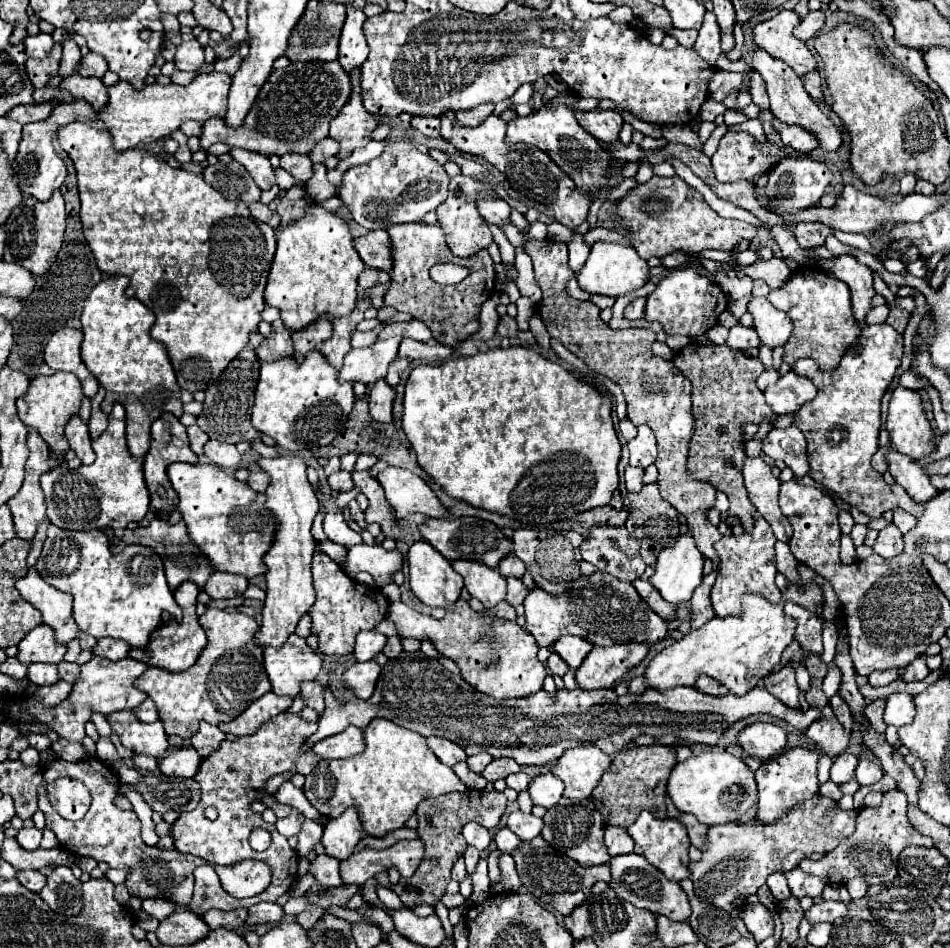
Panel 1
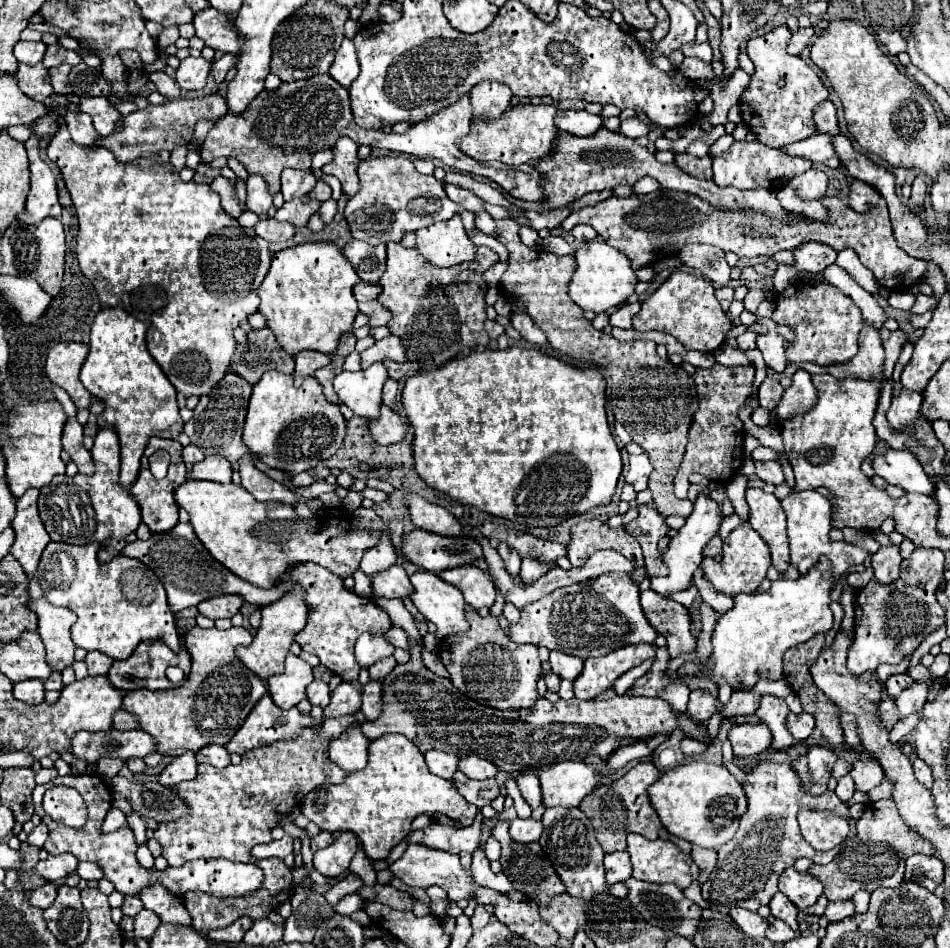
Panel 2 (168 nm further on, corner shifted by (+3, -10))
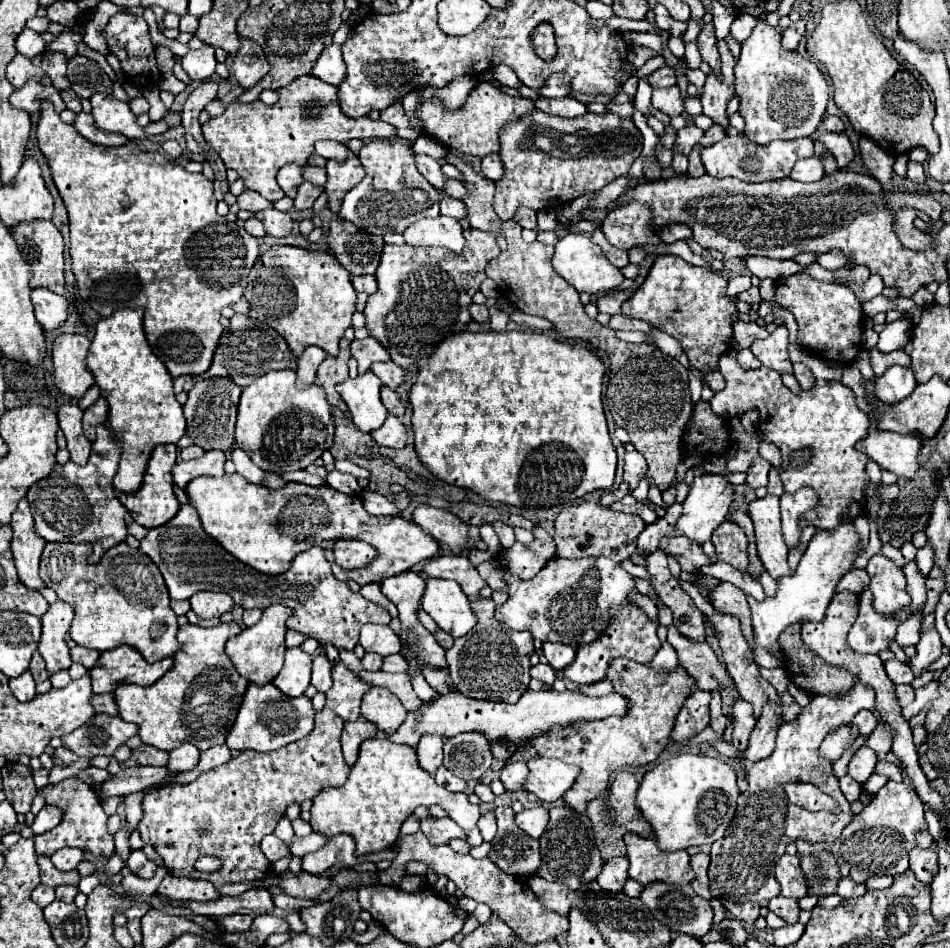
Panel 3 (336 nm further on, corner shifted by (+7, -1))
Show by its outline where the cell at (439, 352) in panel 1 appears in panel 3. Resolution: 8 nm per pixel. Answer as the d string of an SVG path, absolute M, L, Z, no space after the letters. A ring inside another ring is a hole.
M392 360L372 364L372 372L374 372L374 374L382 380L382 384L388 386L390 390L396 390L396 388L406 380L406 372L404 372L404 368L396 366Z

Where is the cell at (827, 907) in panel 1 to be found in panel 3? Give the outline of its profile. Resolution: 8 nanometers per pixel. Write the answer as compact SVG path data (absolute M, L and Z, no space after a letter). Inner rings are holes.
M842 878L842 882L838 884L838 894L840 894L844 900L848 900L848 898L858 898L858 896L862 896L866 890L868 890L866 884L856 884L856 882L850 880L850 878Z

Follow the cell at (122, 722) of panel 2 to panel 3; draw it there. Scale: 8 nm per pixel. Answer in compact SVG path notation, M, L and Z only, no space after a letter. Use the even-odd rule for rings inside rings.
M94 694L92 696L92 706L96 708L98 714L118 716L118 708L114 704L114 696L112 694Z

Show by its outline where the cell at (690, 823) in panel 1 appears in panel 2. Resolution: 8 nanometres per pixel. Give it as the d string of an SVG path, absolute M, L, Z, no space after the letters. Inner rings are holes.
M692 845L692 859L694 863L700 867L700 877L698 881L704 883L708 879L708 875L712 873L714 865L716 865L716 851L714 849L704 849L700 845Z

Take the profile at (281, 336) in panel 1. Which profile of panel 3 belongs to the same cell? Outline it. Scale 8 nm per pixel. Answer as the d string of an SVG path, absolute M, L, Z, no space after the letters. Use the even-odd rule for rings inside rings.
M234 314L230 318L230 328L224 330L224 334L220 336L212 366L208 368L208 372L194 376L194 382L212 378L212 376L224 376L224 378L230 378L240 388L246 388L258 376L270 370L286 370L286 368L296 368L296 358L290 352L286 340L274 328L268 328L268 324L258 322L244 314Z

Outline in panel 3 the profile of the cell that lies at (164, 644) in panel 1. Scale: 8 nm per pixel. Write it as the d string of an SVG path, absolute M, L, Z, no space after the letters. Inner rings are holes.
M118 646L100 654L100 660L90 670L92 678L92 692L104 694L114 692L120 684L138 684L138 686L152 686L158 678L162 678L172 668L172 656L148 664L142 654L128 646Z

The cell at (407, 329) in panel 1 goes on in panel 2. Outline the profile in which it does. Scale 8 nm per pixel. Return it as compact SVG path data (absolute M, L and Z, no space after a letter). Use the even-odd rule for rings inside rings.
M388 335L386 339L376 341L372 347L368 347L362 353L362 367L370 367L376 361L384 361L384 359L394 359L398 363L406 361L406 353L404 353L404 345L400 343L400 339L396 335Z

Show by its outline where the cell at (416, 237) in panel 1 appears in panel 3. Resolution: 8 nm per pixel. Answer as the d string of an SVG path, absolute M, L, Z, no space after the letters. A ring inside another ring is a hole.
M468 228L464 230L464 238L466 244L460 254L448 248L416 248L408 244L386 244L382 250L380 266L376 270L378 292L368 298L364 308L366 328L372 338L384 344L390 354L390 360L402 368L422 364L444 338L462 332L468 320L472 320L472 316L468 314L468 304L472 304L472 296L480 290L482 280L486 280L486 264L500 254L500 248L496 242L496 234L490 232Z

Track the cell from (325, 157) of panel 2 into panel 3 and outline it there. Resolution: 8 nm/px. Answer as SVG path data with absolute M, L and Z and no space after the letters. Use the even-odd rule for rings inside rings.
M320 140L320 142L316 142L316 154L320 154L326 160L346 160L348 148L346 148L346 144L340 144L340 142Z

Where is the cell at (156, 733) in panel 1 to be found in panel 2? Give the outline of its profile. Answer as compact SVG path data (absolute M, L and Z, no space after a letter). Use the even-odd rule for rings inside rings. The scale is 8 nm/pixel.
M142 729L134 731L80 731L72 737L72 753L84 761L98 761L100 757L118 757L122 761L156 751L156 739Z

